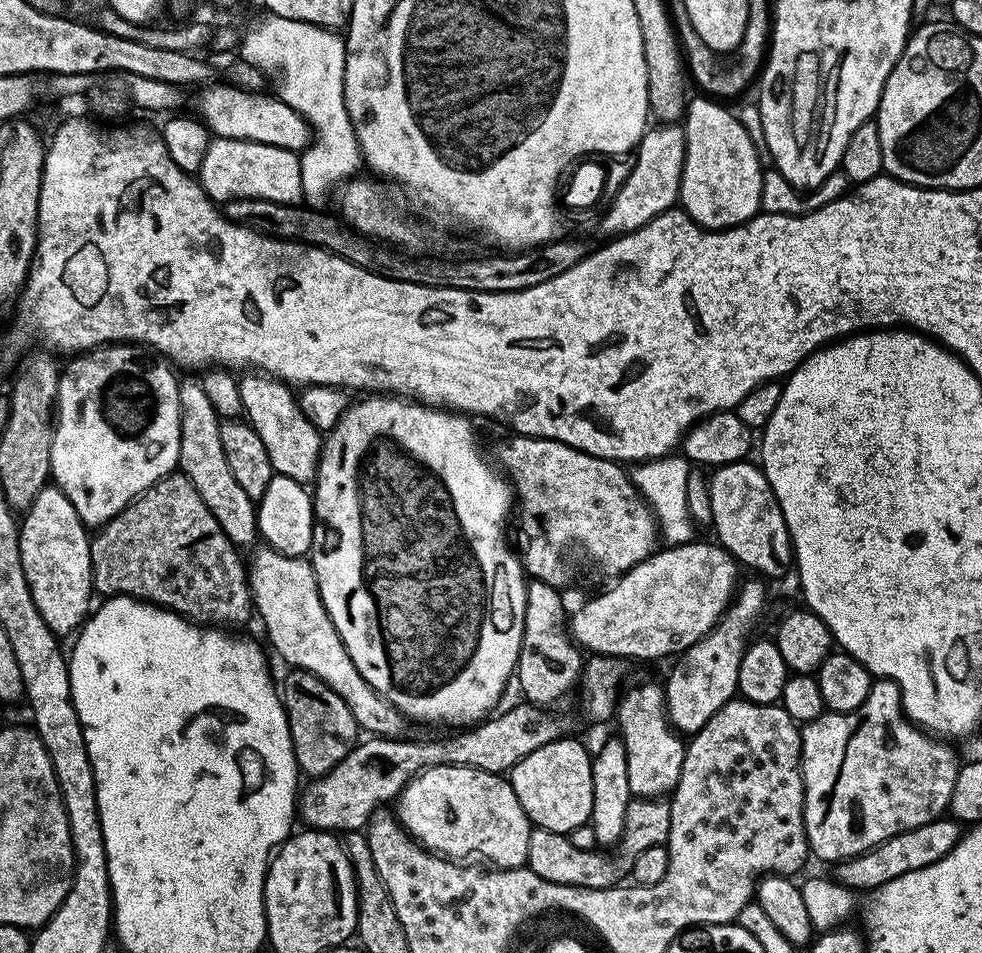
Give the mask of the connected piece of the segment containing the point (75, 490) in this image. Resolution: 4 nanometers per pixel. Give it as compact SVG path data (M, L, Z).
M105 344L69 360L68 368L66 364L61 371L56 395L50 476L55 487L70 498L81 522L102 526L163 476L173 475L179 462L178 376L157 353L134 344Z

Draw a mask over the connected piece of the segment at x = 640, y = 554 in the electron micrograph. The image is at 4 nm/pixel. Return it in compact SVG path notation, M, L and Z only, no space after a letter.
M519 434L509 437L509 440L497 442L495 463L506 473L518 501L514 520L520 523L520 529L516 532L514 548L519 553L525 573L532 580L541 580L558 590L564 590L575 578L576 567L580 563L593 564L602 575L612 576L608 578L619 578L657 551L656 515L632 483L631 475L627 471L623 472L620 469L623 467L617 461L591 456L557 440Z

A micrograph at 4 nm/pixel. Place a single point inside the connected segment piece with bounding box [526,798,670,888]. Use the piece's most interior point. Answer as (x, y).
(552, 856)

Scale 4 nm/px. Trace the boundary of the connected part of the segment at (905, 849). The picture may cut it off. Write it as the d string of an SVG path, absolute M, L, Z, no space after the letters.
M941 818L926 822L926 826L918 826L914 830L906 830L888 838L878 846L858 854L852 860L842 860L835 865L835 879L853 893L871 894L877 888L886 886L886 882L894 882L894 878L902 878L902 874L910 874L910 870L922 870L922 866L931 866L938 858L946 858L950 850L960 841L962 825L951 818Z

